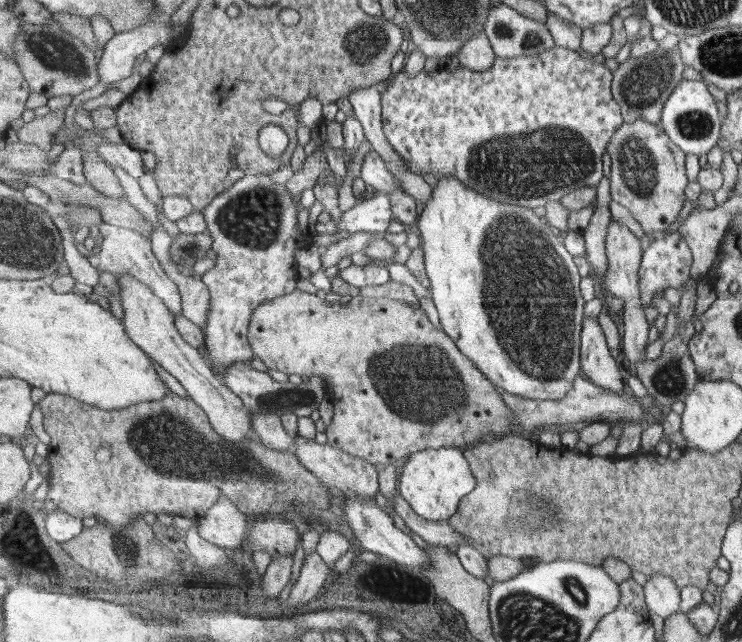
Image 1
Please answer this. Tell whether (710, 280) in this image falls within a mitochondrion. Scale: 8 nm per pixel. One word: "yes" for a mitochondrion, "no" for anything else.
no

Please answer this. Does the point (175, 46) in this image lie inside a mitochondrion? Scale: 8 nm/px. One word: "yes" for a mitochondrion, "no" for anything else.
no

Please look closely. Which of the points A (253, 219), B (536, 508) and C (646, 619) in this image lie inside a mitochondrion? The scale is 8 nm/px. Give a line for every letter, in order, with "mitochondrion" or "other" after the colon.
A: mitochondrion
B: mitochondrion
C: other

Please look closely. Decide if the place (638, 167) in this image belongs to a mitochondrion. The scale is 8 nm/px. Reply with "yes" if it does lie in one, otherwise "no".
yes

